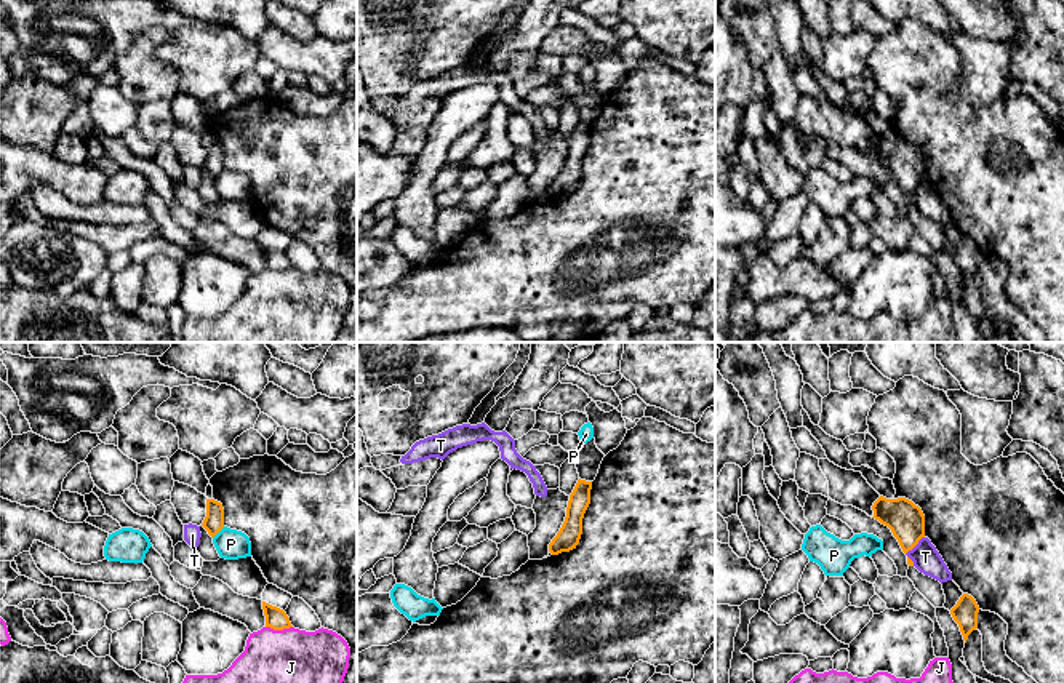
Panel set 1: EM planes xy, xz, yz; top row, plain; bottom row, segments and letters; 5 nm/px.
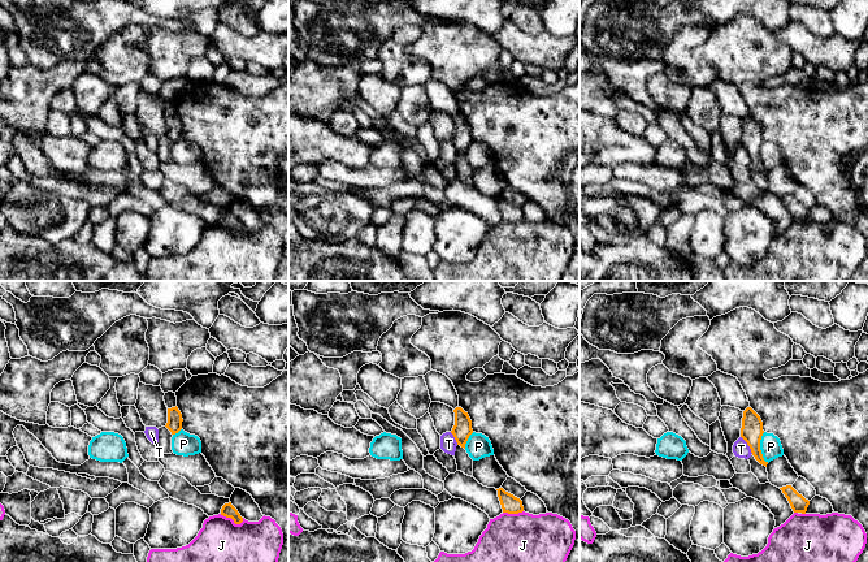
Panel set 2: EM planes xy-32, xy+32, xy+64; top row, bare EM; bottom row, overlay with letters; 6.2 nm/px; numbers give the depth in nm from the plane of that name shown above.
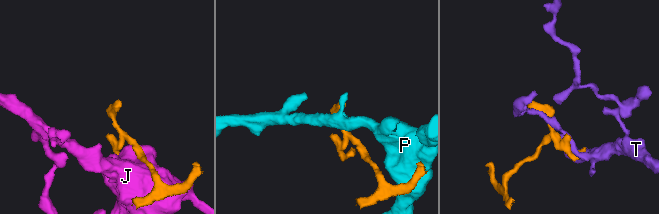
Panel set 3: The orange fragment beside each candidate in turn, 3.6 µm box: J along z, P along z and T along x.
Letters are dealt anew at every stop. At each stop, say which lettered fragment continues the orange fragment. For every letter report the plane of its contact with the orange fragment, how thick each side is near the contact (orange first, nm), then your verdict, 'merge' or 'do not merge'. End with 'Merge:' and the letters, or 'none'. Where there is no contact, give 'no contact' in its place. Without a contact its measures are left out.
J: meets orange in xy; 110 nm thick on the orange side, 280 nm on the other; do not merge
P: meets orange in xy; 100 nm thick on the orange side, 160 nm on the other; do not merge
T: meets orange in yz; 190 nm thick on the orange side, 140 nm on the other; do not merge
Merge: none

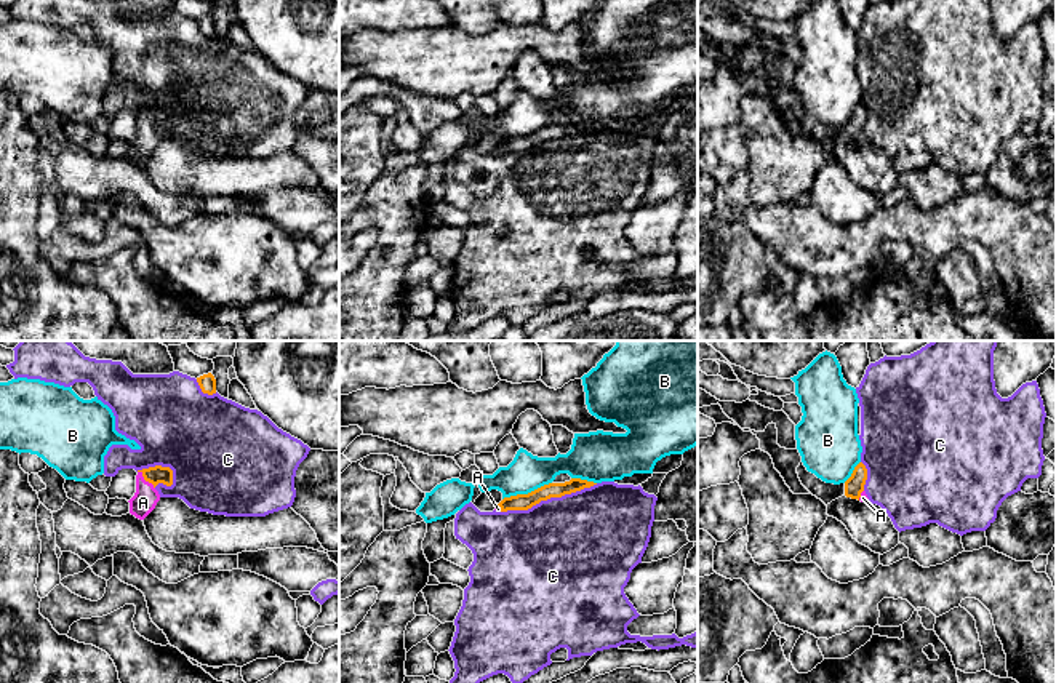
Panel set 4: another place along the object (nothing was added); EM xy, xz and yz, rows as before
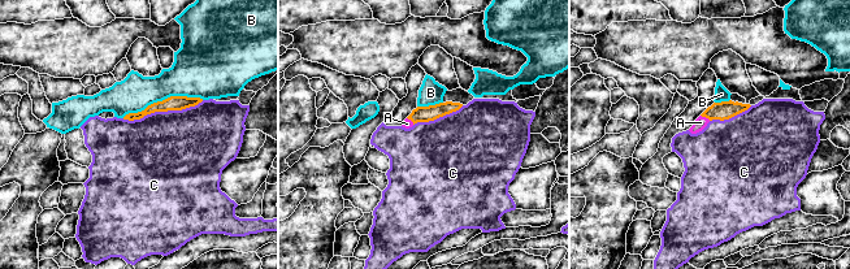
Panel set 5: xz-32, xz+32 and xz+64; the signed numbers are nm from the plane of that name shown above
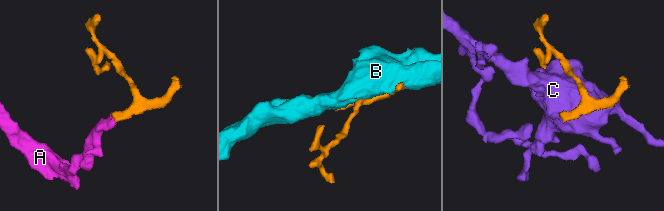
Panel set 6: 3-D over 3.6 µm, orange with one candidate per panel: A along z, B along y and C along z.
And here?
A: meets orange in xy; 90 nm thick on the orange side, 120 nm on the other; merge
B: meets orange in xz; 80 nm thick on the orange side, 190 nm on the other; do not merge
C: meets orange in xz; 80 nm thick on the orange side, 500 nm on the other; do not merge
Merge: A

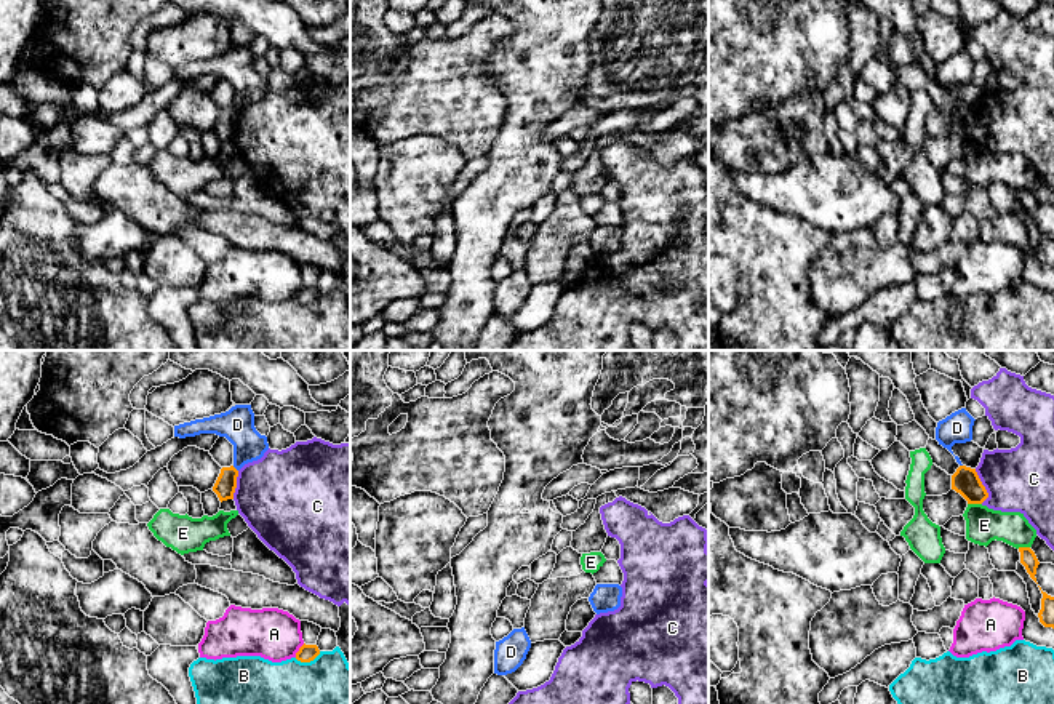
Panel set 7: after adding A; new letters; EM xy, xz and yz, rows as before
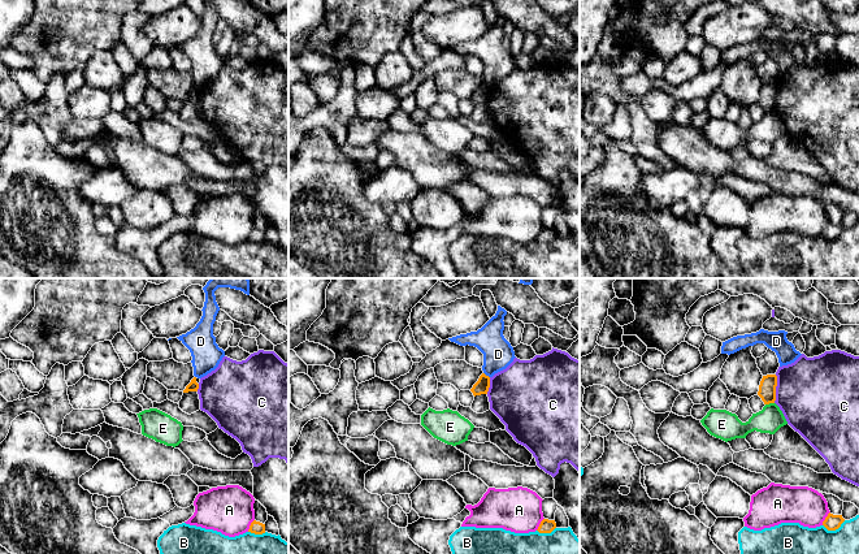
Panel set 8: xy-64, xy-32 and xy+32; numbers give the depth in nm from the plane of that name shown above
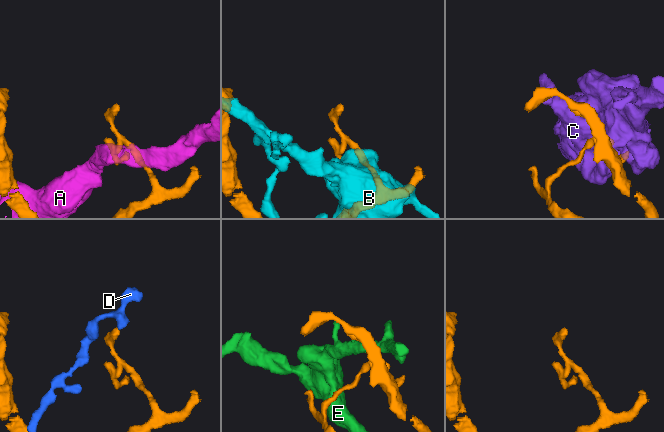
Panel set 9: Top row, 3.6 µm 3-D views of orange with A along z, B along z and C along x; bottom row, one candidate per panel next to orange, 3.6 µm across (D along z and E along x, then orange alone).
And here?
A: meets orange in xy; 90 nm thick on the orange side, 260 nm on the other; do not merge
B: meets orange in xy; 90 nm thick on the orange side, 240 nm on the other; do not merge
C: meets orange in yz; 140 nm thick on the orange side, 320 nm on the other; do not merge
D: meets orange in xy; 110 nm thick on the orange side, 170 nm on the other; do not merge
E: meets orange in yz; 140 nm thick on the orange side, 180 nm on the other; do not merge
Merge: none

